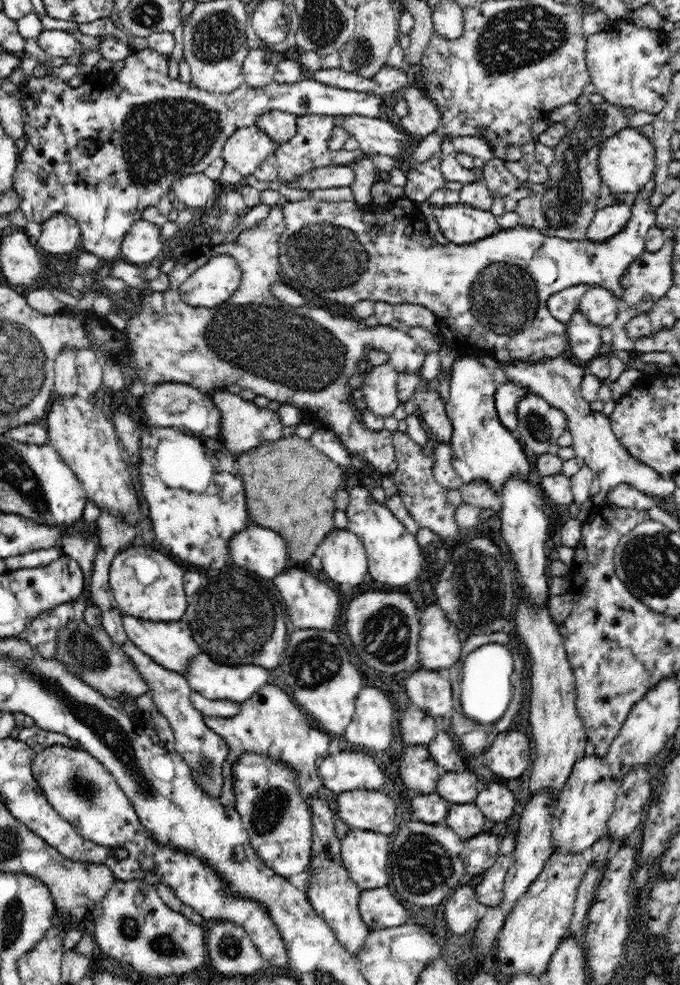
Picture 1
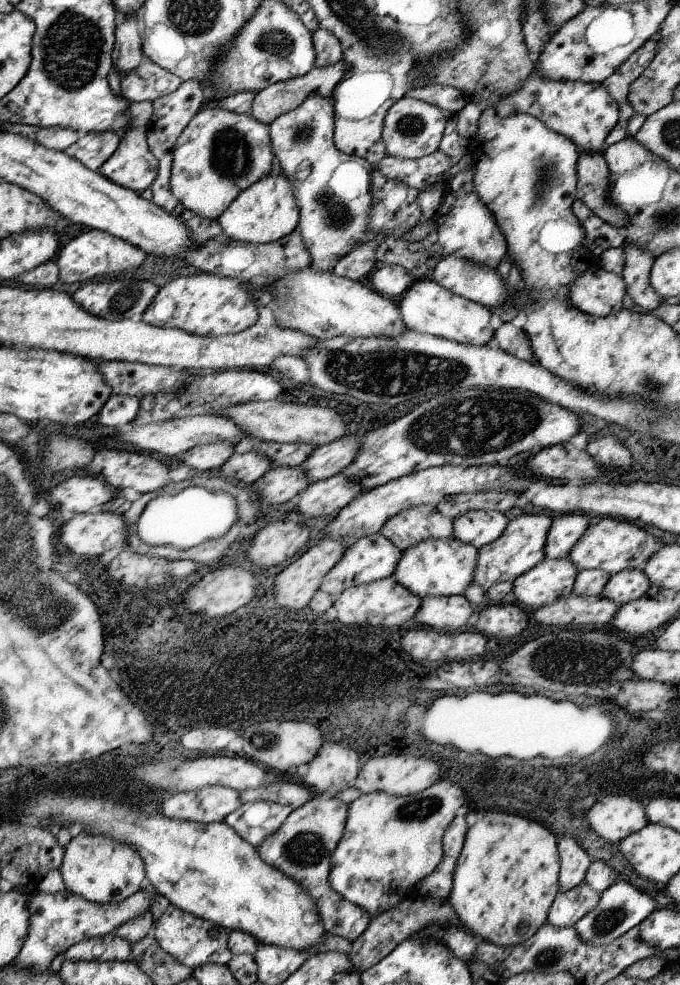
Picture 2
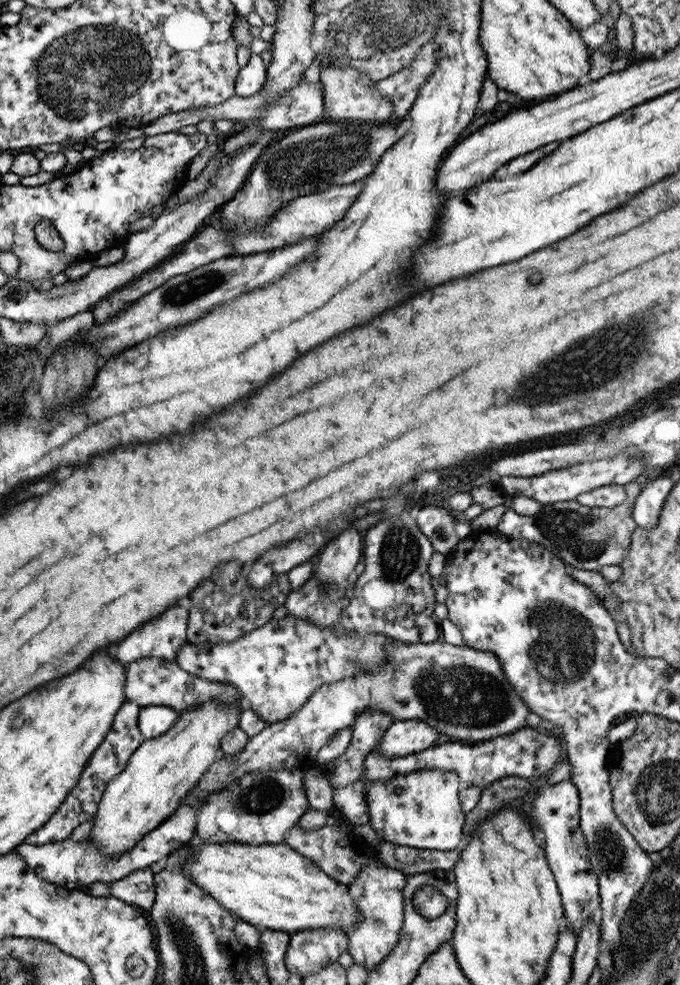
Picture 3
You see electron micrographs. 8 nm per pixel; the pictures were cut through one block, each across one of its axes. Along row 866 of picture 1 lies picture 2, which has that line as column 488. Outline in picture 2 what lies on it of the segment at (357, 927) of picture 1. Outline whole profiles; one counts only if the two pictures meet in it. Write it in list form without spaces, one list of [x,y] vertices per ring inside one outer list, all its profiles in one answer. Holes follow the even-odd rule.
[[[417,280],[411,284],[411,288],[401,294],[401,298],[397,300],[397,312],[401,314],[403,324],[407,326],[407,330],[419,332],[419,334],[429,334],[441,340],[449,340],[449,342],[457,342],[457,344],[469,344],[469,346],[489,346],[489,342],[493,340],[493,328],[489,326],[491,320],[491,310],[475,304],[467,298],[455,296],[453,292],[441,288],[437,282],[433,280]]]

